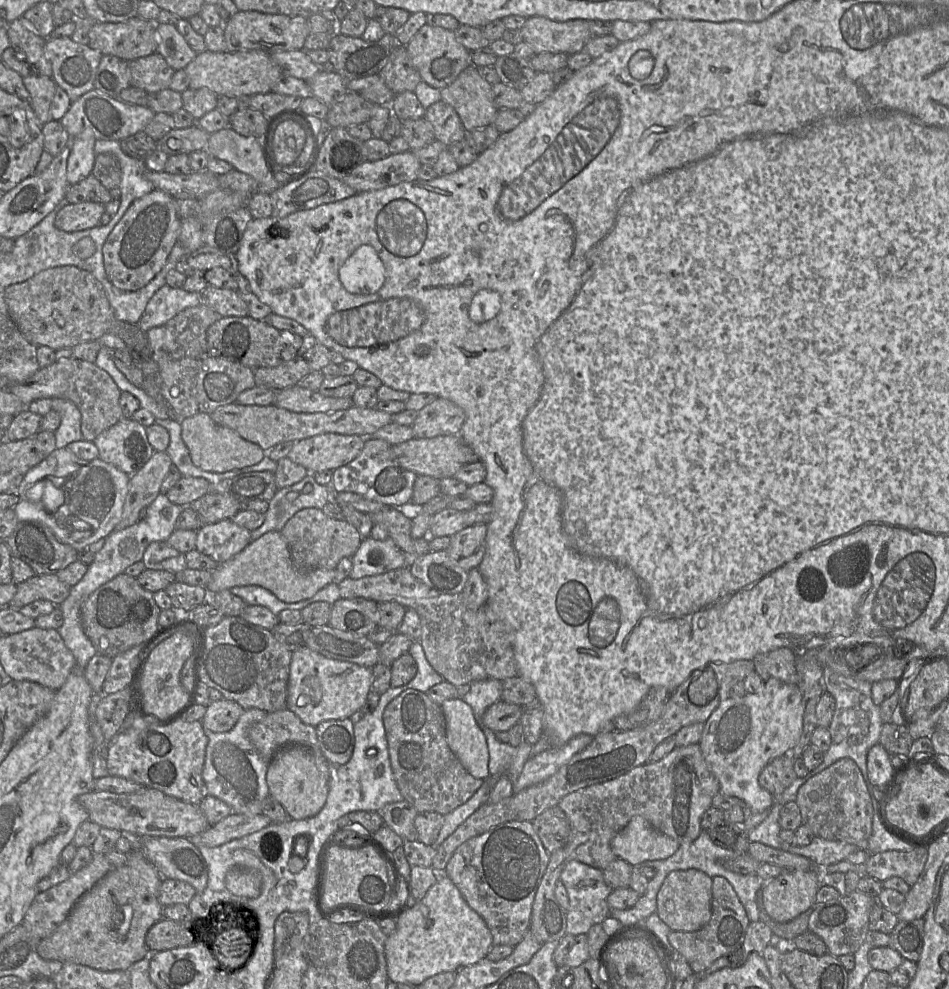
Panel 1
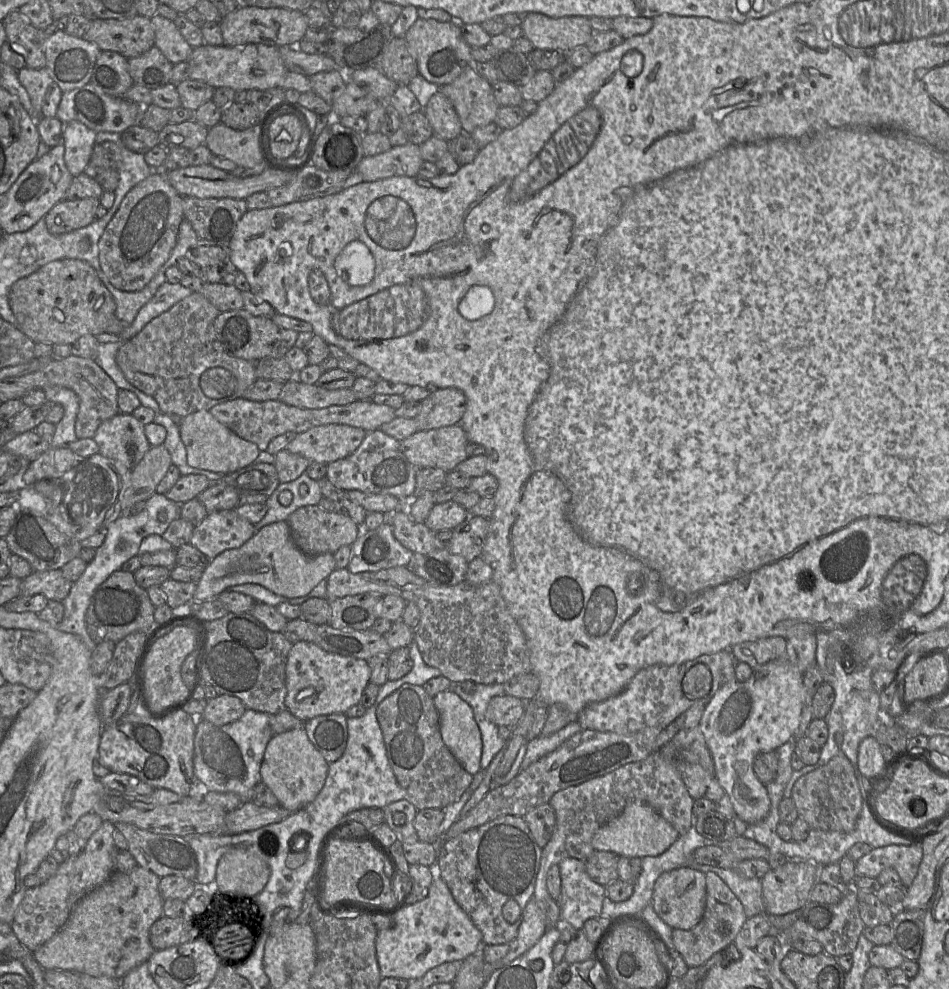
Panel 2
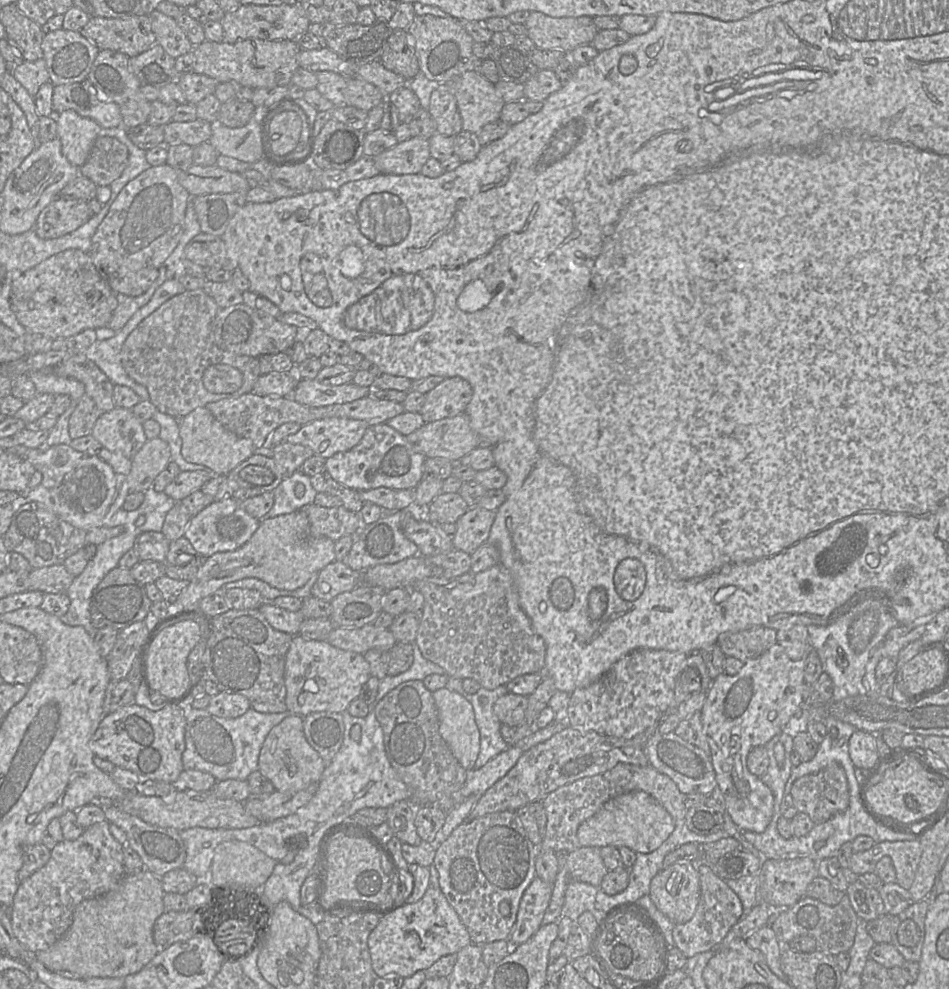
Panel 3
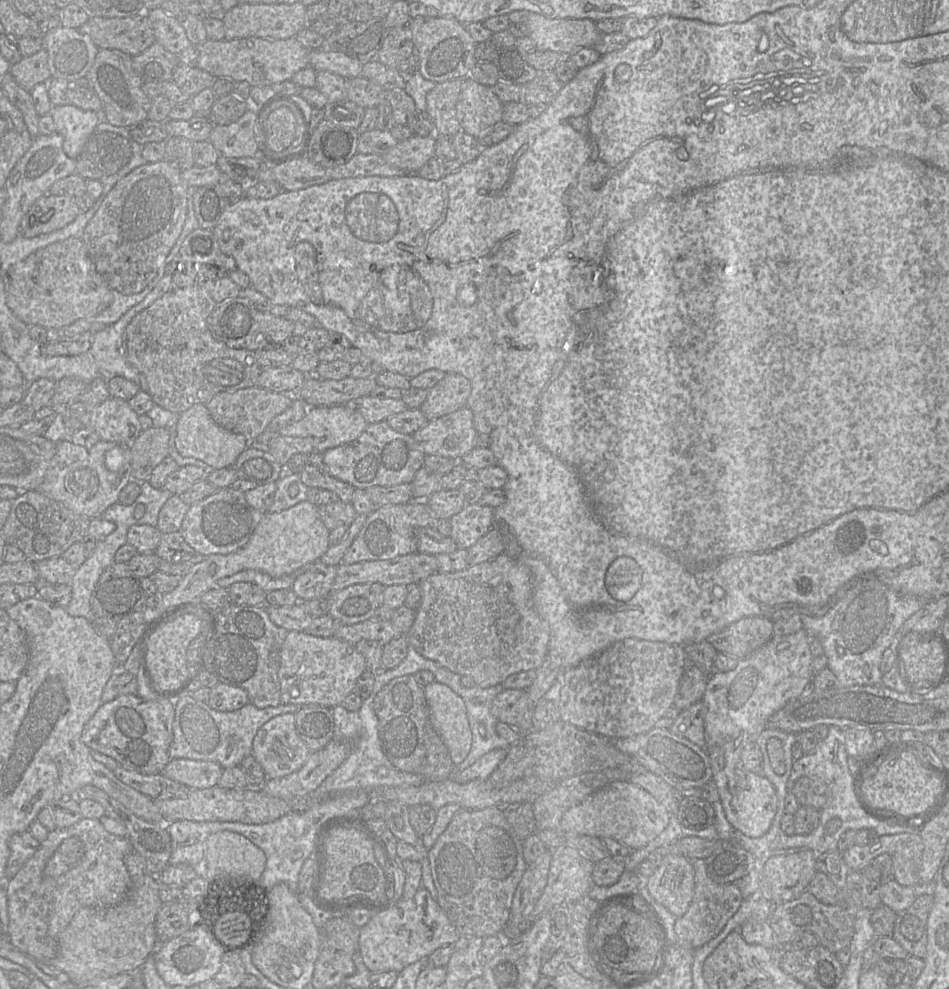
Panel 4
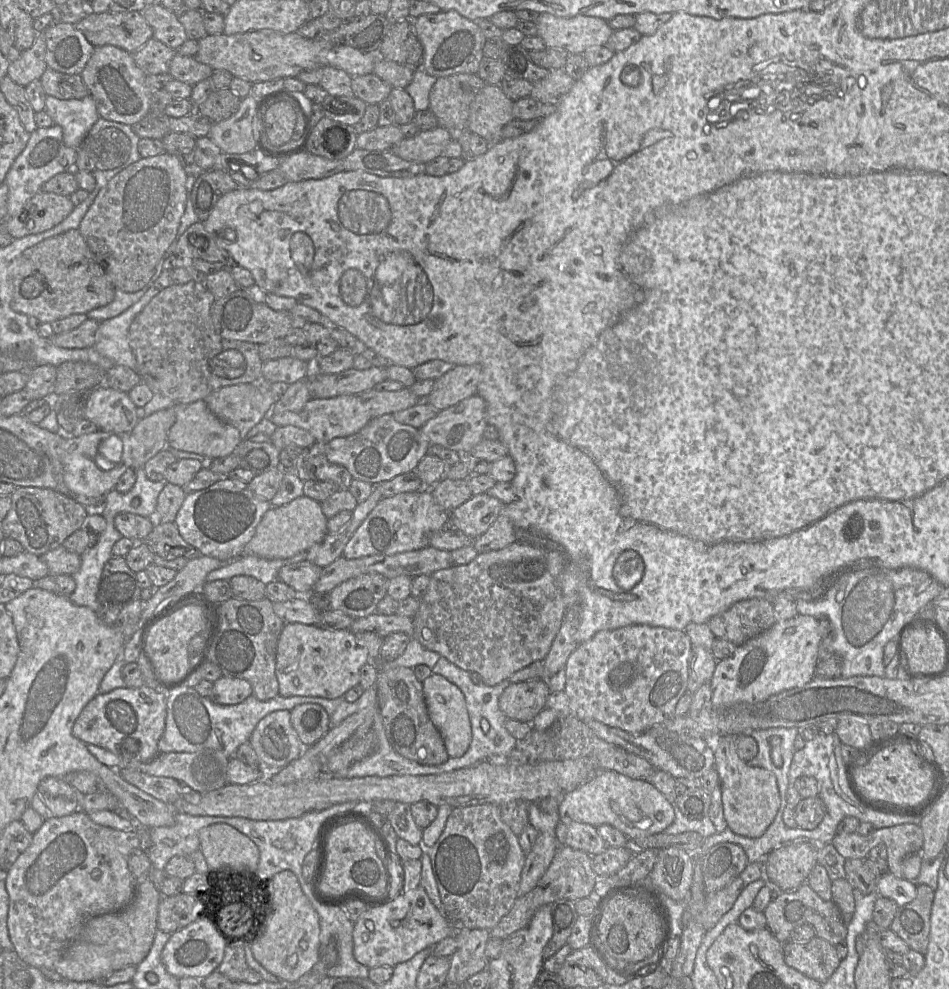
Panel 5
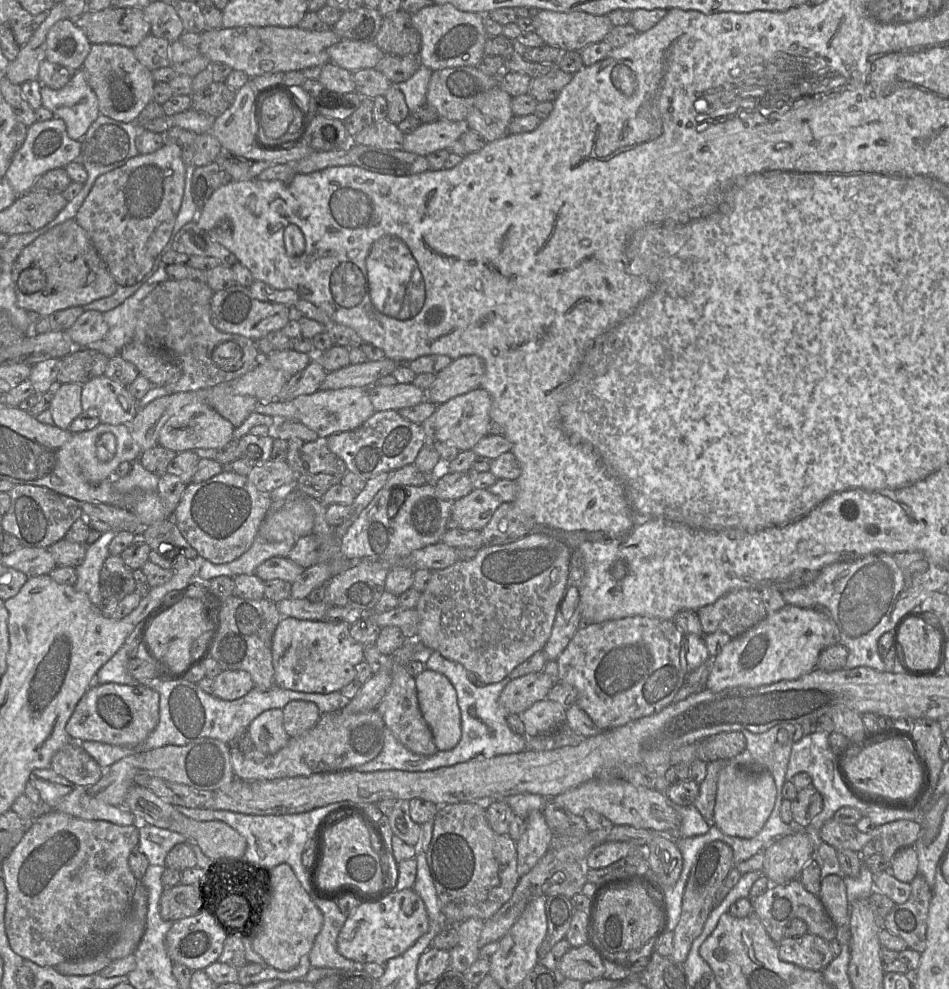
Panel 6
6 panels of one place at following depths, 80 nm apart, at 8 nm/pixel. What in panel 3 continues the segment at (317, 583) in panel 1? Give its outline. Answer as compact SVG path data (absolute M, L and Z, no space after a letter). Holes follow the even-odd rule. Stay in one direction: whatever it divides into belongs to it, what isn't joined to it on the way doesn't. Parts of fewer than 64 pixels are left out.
M300 509L260 521L258 529L243 546L208 557L173 603L184 608L195 606L203 598L219 592L225 584L245 578L257 578L280 590L296 590L334 561L334 542L327 537L311 537L307 514Z

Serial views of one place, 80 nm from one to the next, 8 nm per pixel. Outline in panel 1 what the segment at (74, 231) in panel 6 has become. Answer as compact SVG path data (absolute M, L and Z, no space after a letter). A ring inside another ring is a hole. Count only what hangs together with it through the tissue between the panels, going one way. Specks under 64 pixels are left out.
M70 265L49 268L27 281L7 287L4 300L10 318L24 338L36 347L47 346L57 351L98 340L104 334L118 336L142 371L141 389L168 414L168 402L162 395L162 377L159 366L153 359L146 332L137 324L115 318L102 284L92 273Z

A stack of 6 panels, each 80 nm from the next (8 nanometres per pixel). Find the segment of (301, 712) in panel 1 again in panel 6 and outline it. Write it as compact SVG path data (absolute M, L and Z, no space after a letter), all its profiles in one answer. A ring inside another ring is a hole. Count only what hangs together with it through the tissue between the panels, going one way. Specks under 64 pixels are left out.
M282 617L272 639L272 662L275 684L283 689L328 694L339 692L343 687L356 679L355 667L364 660L363 647L349 632L346 622L327 622L300 620L293 617Z

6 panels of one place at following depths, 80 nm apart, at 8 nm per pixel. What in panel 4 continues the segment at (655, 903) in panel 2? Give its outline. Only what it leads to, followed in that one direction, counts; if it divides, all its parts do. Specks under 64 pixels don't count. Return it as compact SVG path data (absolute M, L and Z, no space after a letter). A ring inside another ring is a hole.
M679 854L667 855L648 879L650 896L677 918L691 904L695 892L694 863Z

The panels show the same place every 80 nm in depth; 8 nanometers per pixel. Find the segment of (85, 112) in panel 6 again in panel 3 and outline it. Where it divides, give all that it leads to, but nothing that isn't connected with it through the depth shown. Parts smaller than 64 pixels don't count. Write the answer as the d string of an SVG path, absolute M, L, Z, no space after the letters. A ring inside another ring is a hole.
M74 110L54 113L62 154L80 168L89 157L94 141L102 127L94 120L80 116Z

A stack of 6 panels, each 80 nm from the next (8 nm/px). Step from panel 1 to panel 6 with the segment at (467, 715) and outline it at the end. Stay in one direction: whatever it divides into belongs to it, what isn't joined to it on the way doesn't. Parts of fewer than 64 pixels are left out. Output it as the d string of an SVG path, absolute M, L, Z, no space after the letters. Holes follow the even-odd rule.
M428 668L415 677L415 684L420 711L431 729L437 749L453 749L462 736L461 712L454 686L446 676Z

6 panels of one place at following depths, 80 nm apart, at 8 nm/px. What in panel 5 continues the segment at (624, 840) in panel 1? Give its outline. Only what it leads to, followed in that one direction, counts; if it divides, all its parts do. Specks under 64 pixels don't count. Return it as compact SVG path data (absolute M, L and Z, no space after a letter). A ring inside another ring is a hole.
M597 770L587 781L562 795L559 804L562 820L587 823L596 828L609 824L629 840L661 833L675 819L675 810L667 798L650 782L630 778L612 770Z

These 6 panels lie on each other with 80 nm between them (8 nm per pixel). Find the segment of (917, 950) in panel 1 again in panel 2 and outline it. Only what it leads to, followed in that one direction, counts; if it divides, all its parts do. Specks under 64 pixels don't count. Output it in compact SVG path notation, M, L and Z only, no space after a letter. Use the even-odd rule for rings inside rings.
M926 909L903 910L894 916L891 945L905 959L918 961L924 939Z

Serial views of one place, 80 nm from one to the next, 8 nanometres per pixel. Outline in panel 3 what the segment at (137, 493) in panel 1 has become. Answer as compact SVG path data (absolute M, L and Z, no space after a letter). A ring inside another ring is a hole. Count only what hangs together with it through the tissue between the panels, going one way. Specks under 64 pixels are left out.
M160 437L147 439L141 449L131 460L128 494L144 493L153 487L157 475L163 471L171 461L170 447Z

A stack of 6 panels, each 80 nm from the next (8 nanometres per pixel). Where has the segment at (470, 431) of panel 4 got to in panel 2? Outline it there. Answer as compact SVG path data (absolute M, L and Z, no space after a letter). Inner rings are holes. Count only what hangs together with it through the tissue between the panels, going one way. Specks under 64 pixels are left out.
M460 424L417 431L401 441L402 451L407 460L422 468L440 468L451 472L467 456L469 441Z

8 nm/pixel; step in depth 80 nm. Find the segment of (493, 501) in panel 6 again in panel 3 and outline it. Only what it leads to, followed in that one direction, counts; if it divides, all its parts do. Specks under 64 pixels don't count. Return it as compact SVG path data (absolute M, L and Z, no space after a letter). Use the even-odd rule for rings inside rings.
M479 506L470 507L455 523L453 548L471 555L487 541L495 516L496 511Z

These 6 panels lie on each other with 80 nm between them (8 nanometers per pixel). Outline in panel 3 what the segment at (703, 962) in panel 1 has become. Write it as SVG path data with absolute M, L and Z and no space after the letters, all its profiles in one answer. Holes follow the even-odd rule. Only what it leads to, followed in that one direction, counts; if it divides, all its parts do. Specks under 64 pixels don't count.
M697 864L696 866L700 875L701 888L697 909L688 922L675 924L672 932L674 946L677 947L687 959L701 952L705 952L720 943L731 927L736 924L744 914L741 900L726 884L725 880L718 877L710 865Z

